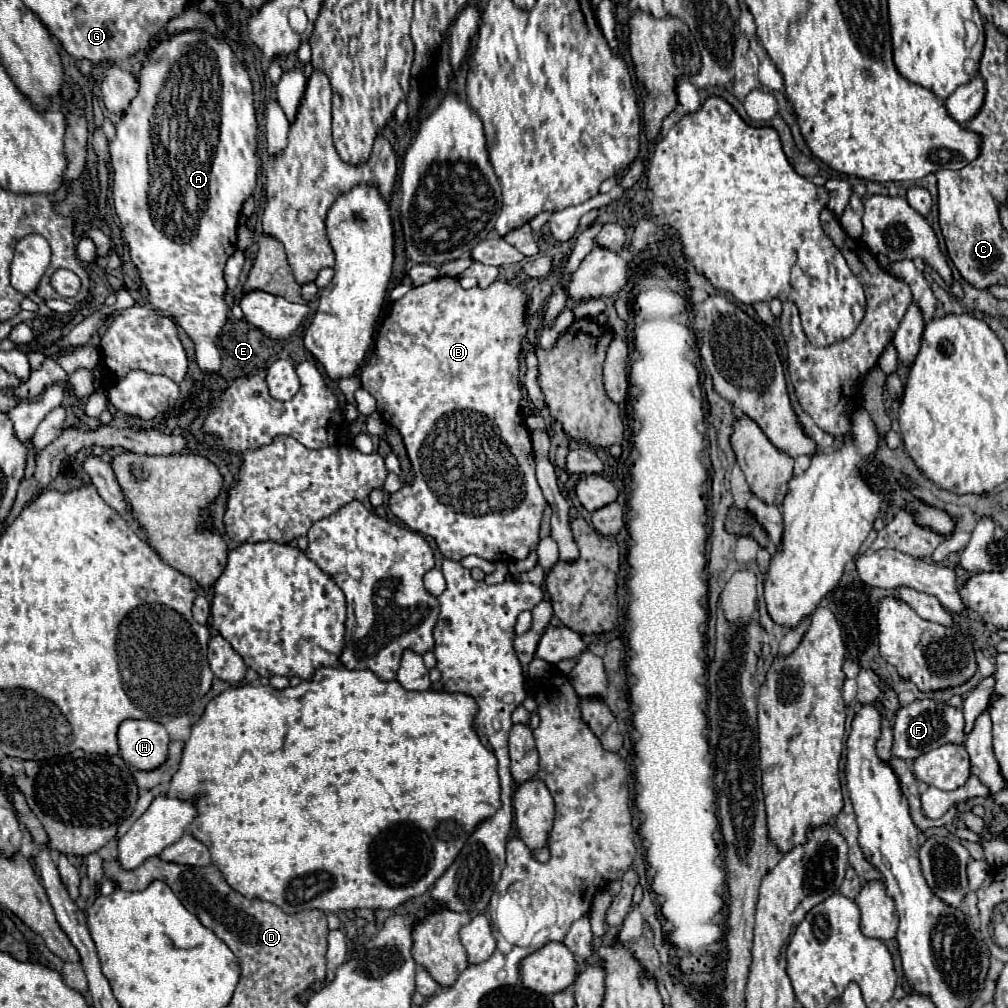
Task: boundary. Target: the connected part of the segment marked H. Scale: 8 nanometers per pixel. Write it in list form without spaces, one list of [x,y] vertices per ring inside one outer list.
[[[124,720],[118,730],[120,756],[138,770],[154,770],[168,758],[168,732],[152,720]]]

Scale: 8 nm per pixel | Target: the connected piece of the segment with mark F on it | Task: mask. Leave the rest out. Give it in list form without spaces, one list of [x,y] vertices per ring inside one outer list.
[[[914,700],[908,706],[902,706],[894,718],[894,756],[902,760],[914,760],[924,752],[930,752],[944,744],[962,744],[964,736],[964,718],[962,710],[948,706],[940,700]]]

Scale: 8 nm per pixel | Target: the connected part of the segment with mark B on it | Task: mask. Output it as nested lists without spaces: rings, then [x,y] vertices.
[[[436,278],[428,284],[414,286],[406,296],[400,300],[392,302],[392,308],[388,316],[382,320],[382,326],[378,330],[376,346],[370,356],[370,360],[364,364],[360,370],[360,380],[362,388],[366,388],[378,402],[378,412],[380,416],[398,428],[404,446],[408,450],[408,458],[412,462],[414,470],[414,482],[410,486],[402,486],[396,494],[390,496],[388,510],[392,516],[402,520],[408,528],[422,532],[424,536],[430,536],[436,544],[438,550],[450,558],[450,560],[462,560],[464,556],[476,554],[488,562],[512,562],[512,560],[524,560],[532,550],[538,548],[538,530],[540,530],[540,520],[546,508],[546,500],[542,496],[542,490],[536,482],[534,476],[534,454],[532,454],[532,440],[530,432],[520,416],[520,400],[522,400],[522,386],[518,380],[520,374],[520,352],[522,352],[522,342],[528,332],[528,320],[526,320],[526,306],[528,306],[528,294],[512,286],[508,282],[492,282],[488,288],[470,288],[464,290],[456,278]]]

